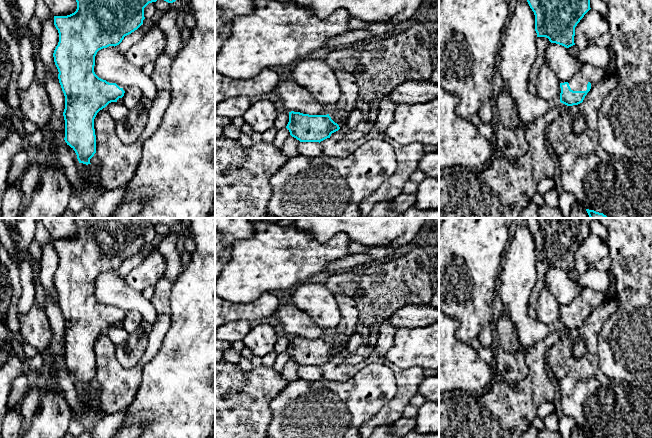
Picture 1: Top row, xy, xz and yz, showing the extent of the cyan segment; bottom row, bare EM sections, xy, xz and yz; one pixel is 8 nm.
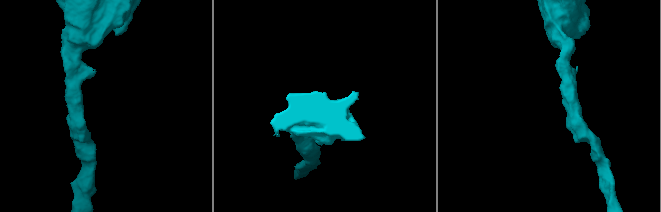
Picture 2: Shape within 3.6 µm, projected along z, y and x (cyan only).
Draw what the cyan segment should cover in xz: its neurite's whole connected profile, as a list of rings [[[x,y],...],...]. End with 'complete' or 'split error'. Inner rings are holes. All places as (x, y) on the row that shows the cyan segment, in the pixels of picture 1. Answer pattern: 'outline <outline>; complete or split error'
outline [[[289,112],[286,126],[290,135],[300,142],[321,142],[330,138],[331,134],[340,129],[329,114],[309,115],[300,112]]]; complete

